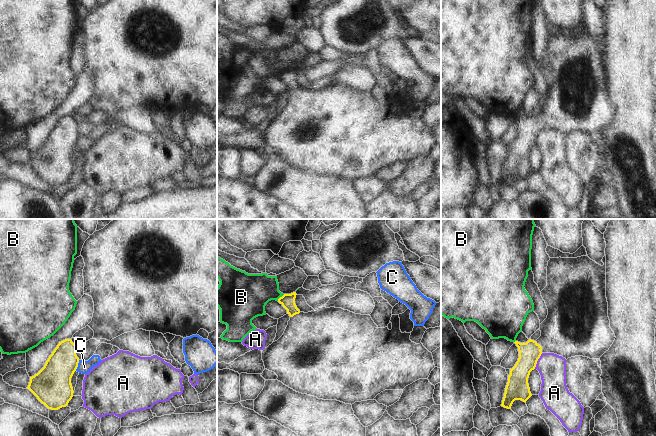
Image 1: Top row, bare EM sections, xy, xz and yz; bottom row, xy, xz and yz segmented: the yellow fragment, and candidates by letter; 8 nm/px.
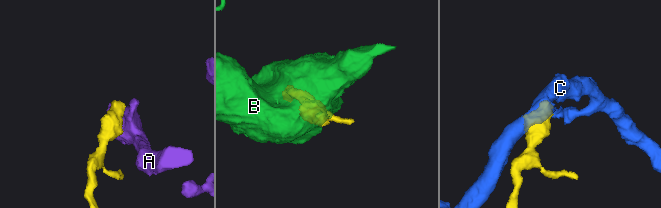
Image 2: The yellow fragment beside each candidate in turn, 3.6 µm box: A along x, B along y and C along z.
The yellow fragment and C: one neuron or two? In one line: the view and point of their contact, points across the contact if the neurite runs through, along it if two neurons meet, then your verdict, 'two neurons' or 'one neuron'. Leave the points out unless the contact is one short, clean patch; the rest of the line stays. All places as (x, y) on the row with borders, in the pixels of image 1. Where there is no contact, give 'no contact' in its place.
contact xy (77, 365); border xy (79, 360), (75, 370); two neurons

